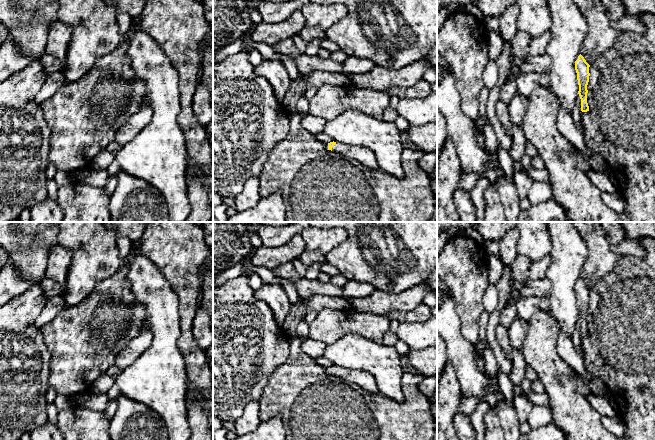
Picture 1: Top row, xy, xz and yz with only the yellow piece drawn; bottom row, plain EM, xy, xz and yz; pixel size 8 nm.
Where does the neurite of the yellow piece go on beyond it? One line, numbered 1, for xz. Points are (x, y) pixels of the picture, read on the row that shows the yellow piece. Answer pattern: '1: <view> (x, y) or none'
1: xz (366, 157)

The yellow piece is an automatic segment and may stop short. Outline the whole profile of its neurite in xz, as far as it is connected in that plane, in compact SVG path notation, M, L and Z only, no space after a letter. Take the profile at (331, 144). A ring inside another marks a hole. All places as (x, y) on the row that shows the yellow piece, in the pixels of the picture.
M333 141L328 143L328 150L336 151L345 157L355 159L367 167L370 171L380 170L374 153L365 147L354 147Z

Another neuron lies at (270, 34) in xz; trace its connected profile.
M301 9L296 10L286 20L277 24L260 23L255 26L250 39L257 43L273 46L276 43L292 38L305 28L305 19Z

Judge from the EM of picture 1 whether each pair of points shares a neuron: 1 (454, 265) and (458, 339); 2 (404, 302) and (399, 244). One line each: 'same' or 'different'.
1: different
2: different

